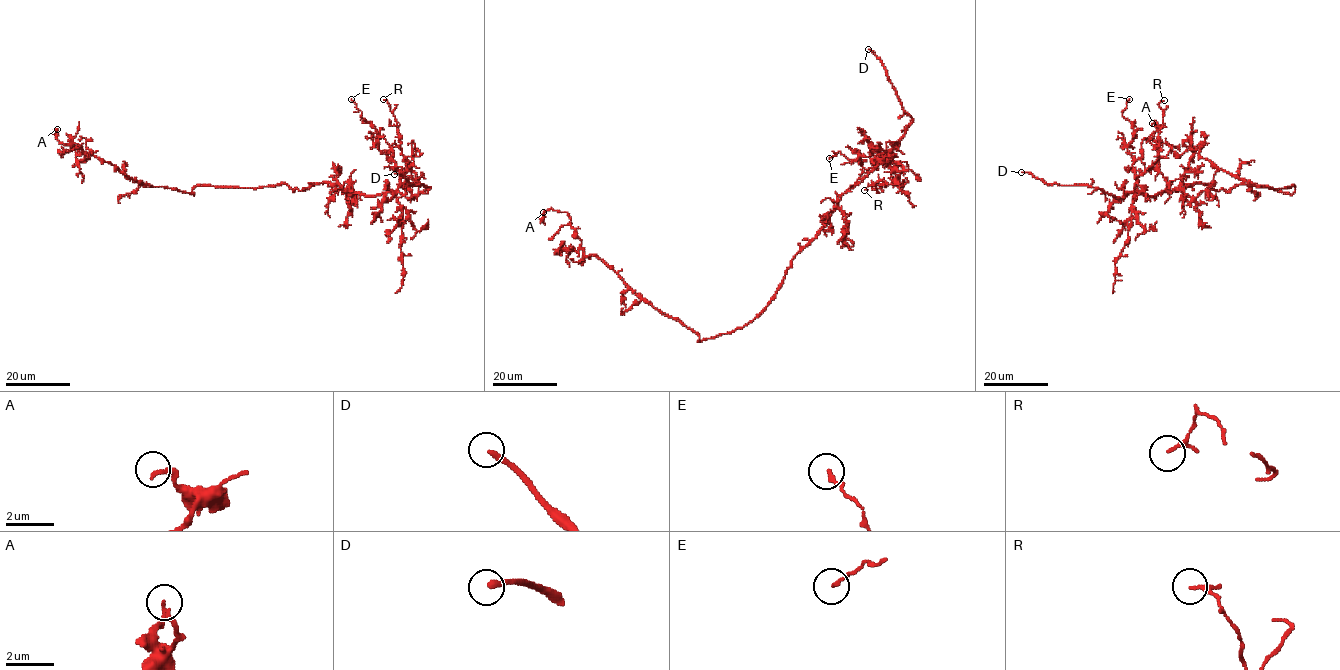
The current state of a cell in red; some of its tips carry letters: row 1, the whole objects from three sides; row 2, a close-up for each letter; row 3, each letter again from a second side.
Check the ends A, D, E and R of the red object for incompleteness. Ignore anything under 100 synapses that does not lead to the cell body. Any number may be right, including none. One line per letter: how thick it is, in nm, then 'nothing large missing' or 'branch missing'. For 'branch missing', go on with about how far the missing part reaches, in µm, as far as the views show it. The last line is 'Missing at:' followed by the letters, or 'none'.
A: 190 nm | nothing large missing
D: 240 nm | branch missing | 30 µm
E: 170 nm | nothing large missing
R: 130 nm | nothing large missing
Missing at: D

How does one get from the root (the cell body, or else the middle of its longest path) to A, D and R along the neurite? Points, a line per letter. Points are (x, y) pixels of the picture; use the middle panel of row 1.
A: (768, 303), (742, 327), (698, 342), (696, 333), (585, 254), (566, 212), (549, 208), (544, 218), (543, 212)
D: (768, 303), (792, 259), (827, 223), (837, 199), (881, 160), (910, 122), (882, 62), (868, 49)
R: (768, 303), (792, 259), (827, 223), (837, 199), (885, 161), (895, 181), (873, 189), (868, 184), (864, 190)

